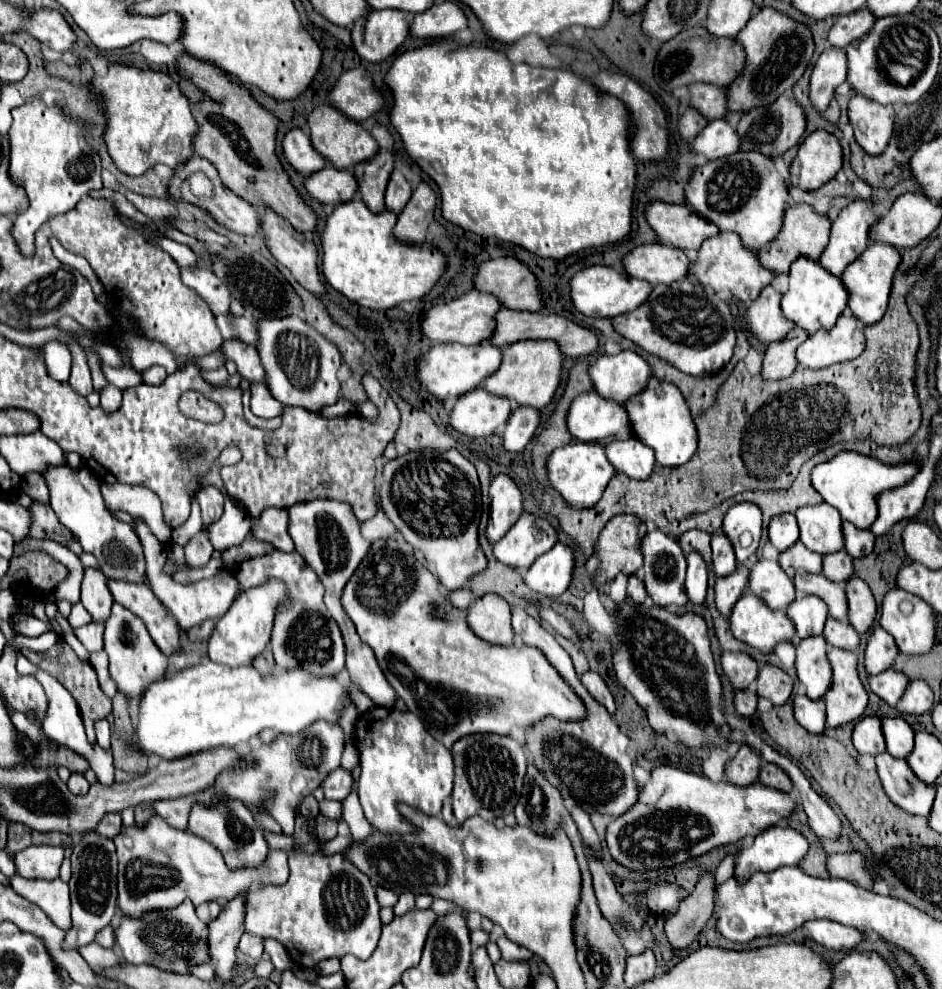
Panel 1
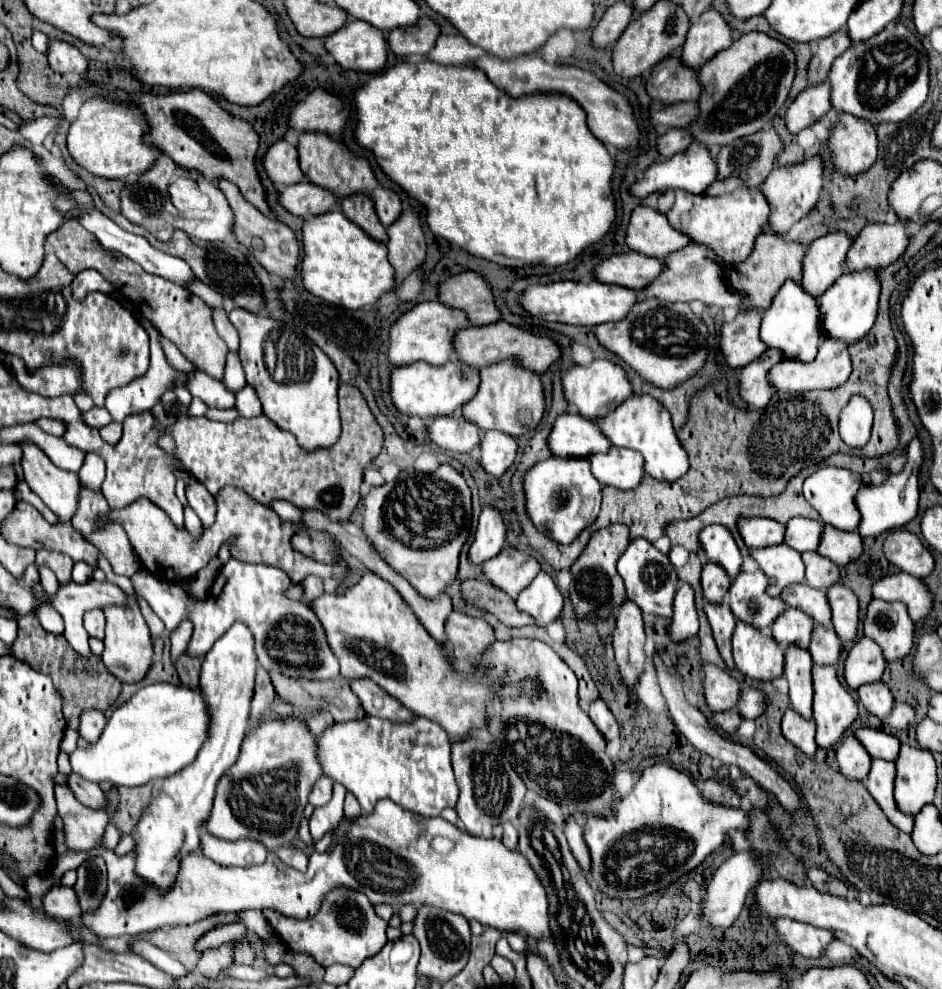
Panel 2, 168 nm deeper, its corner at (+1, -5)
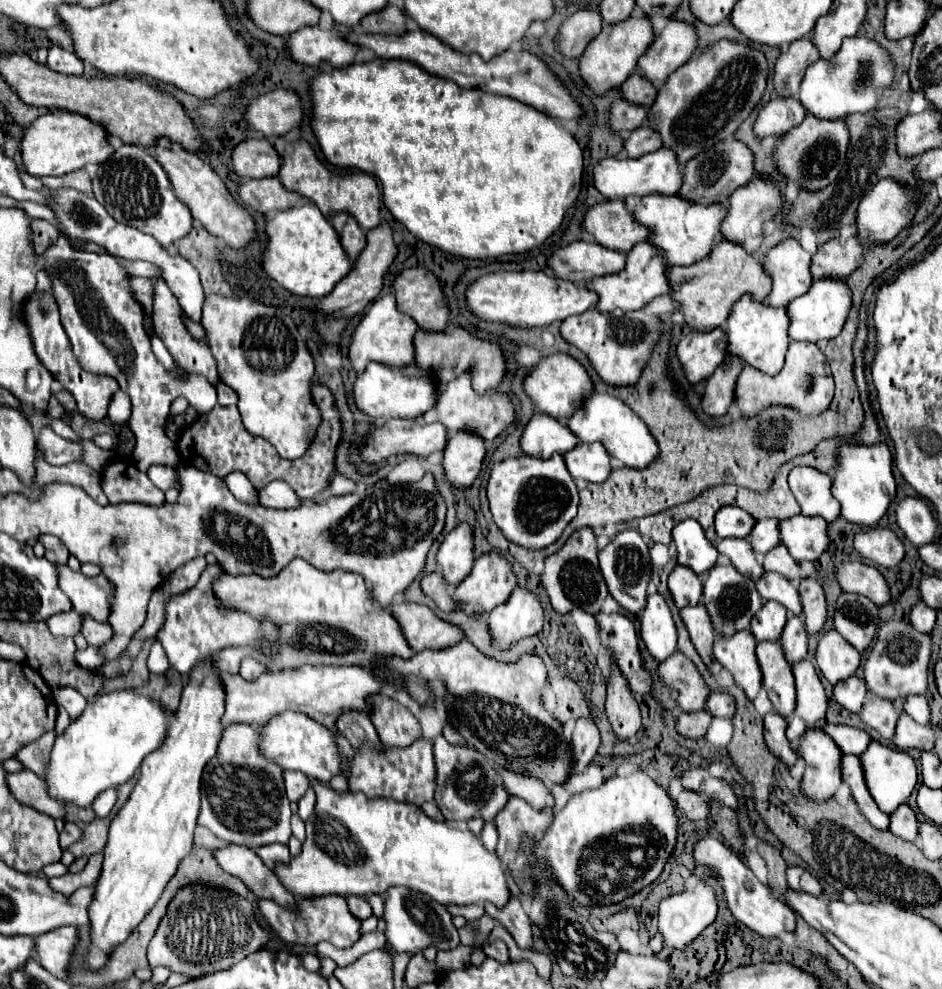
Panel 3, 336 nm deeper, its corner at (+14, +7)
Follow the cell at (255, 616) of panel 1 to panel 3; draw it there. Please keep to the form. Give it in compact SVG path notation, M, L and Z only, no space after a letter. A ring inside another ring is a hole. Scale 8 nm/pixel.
M205 660L197 664L197 668L191 672L189 684L183 688L183 694L181 694L179 710L175 712L173 722L169 722L167 736L161 748L151 752L141 762L141 776L137 780L137 786L133 788L129 800L125 802L125 806L119 810L113 824L109 826L109 840L105 846L105 860L103 860L101 876L95 886L93 900L89 904L91 944L87 948L87 968L91 972L99 972L105 968L115 946L123 944L129 938L129 934L139 926L145 914L159 900L167 882L175 874L179 862L185 858L185 854L193 846L193 830L197 826L197 816L199 816L201 774L203 774L205 764L217 752L219 736L223 732L221 728L223 706L225 706L225 698L223 698L221 682L217 678L217 668L211 664L211 660Z

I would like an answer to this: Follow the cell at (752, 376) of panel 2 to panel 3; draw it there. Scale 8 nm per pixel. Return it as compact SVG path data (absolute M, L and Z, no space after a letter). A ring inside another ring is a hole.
M725 360L705 382L701 408L709 418L721 418L733 402L733 386L741 372L737 360Z

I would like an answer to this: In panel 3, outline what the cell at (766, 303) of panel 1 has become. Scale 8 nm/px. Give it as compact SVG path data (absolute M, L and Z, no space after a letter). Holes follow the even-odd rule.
M721 328L713 332L691 330L679 340L677 360L691 386L697 386L701 380L709 378L715 368L725 360L725 356L721 356L721 348L725 348Z

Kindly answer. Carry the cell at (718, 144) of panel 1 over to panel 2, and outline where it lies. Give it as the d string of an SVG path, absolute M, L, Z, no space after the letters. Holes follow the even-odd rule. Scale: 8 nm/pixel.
M692 142L690 148L686 148L684 152L678 152L674 154L672 158L668 160L662 160L662 162L656 162L652 164L646 172L644 172L644 180L636 182L630 192L638 198L646 198L648 194L652 192L666 192L666 190L688 190L688 192L704 192L708 184L712 184L716 180L716 174L718 174L718 164L716 164L716 156L714 152L710 152L702 142Z

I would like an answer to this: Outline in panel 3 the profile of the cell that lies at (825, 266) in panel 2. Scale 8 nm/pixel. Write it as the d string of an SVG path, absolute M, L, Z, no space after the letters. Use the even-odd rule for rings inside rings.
M793 238L771 248L763 260L763 270L771 278L771 292L763 302L771 308L783 308L793 298L805 294L813 282L809 276L809 260L811 254Z

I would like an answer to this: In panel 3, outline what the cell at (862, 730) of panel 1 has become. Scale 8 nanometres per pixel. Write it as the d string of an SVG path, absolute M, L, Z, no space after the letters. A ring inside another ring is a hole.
M807 728L807 732L799 738L795 752L805 762L801 794L815 802L833 798L841 786L841 752L833 748L833 740L829 740L829 736L817 728Z

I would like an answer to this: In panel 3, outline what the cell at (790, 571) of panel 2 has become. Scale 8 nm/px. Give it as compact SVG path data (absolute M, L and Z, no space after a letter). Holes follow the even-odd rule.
M721 538L715 542L715 548L719 554L727 556L731 560L731 564L737 568L737 572L741 572L743 576L751 578L751 580L759 580L761 578L761 562L757 556L753 556L753 550L749 548L749 542L745 538L741 540L729 540L729 538Z

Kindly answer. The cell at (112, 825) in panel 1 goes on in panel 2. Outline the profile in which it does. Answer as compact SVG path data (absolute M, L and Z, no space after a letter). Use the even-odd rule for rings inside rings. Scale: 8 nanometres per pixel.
M66 784L56 786L56 802L58 814L64 820L68 852L88 852L92 848L100 848L104 830L110 822L108 812L98 812L78 802Z

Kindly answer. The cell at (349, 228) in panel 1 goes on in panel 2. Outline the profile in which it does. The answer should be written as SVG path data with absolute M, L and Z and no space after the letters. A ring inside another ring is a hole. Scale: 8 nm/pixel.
M340 210L306 220L302 282L304 288L314 296L350 310L362 310L364 306L378 304L378 300L384 294L392 294L396 286L386 244L374 240Z

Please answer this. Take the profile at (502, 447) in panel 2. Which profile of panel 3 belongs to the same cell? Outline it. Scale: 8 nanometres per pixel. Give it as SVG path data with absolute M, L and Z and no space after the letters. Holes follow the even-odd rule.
M455 432L447 438L443 454L443 474L451 488L469 488L477 478L485 458L485 442L467 432Z

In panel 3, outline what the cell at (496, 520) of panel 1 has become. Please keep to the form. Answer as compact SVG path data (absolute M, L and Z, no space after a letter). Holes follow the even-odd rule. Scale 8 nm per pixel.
M461 522L451 534L445 536L437 554L437 566L447 584L457 586L473 568L473 532L471 526Z

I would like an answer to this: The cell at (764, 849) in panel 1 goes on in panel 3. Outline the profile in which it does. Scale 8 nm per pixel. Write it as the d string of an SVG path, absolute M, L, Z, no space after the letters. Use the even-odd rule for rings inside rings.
M699 882L699 886L693 892L673 894L665 898L659 904L659 934L663 936L663 946L673 950L685 950L717 916L717 902L715 892L705 886L705 882Z

